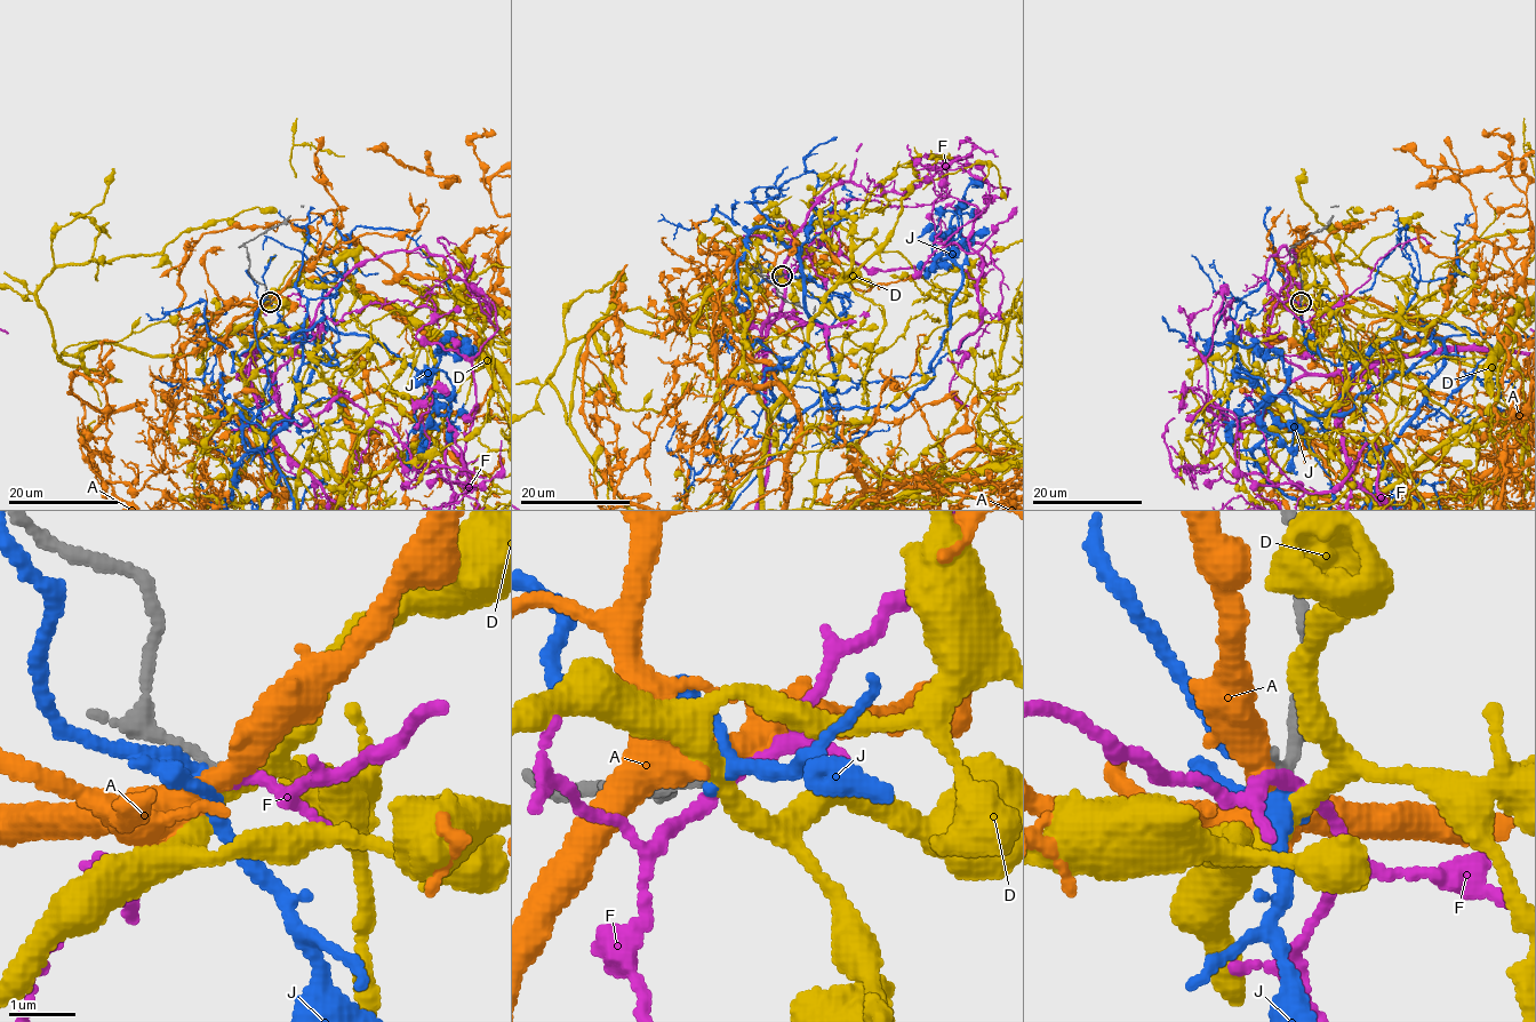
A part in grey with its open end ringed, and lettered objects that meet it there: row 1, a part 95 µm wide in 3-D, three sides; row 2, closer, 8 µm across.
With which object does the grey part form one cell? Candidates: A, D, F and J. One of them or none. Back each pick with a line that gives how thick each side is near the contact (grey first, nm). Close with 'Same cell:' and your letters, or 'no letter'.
Same cell: no letter

